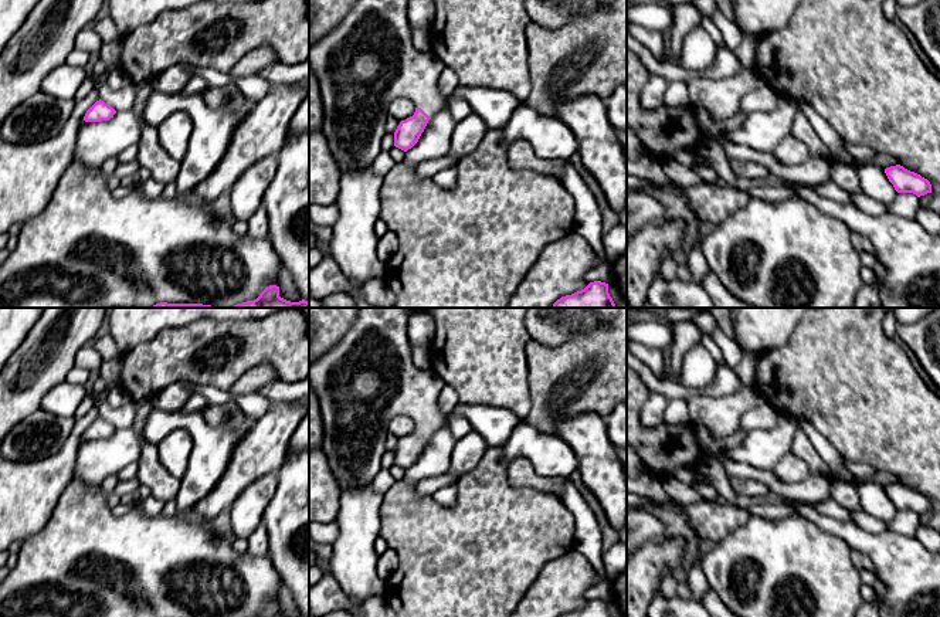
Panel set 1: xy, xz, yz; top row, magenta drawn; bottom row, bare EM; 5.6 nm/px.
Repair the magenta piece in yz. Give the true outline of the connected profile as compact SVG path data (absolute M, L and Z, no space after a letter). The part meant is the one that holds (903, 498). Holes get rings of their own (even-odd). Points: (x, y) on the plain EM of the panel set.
M900 482L886 485L885 491L897 511L913 511L917 515L931 511L931 502L927 496Z

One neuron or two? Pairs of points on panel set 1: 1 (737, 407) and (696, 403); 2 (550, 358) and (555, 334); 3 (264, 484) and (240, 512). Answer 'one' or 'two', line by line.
1: one
2: two
3: one

